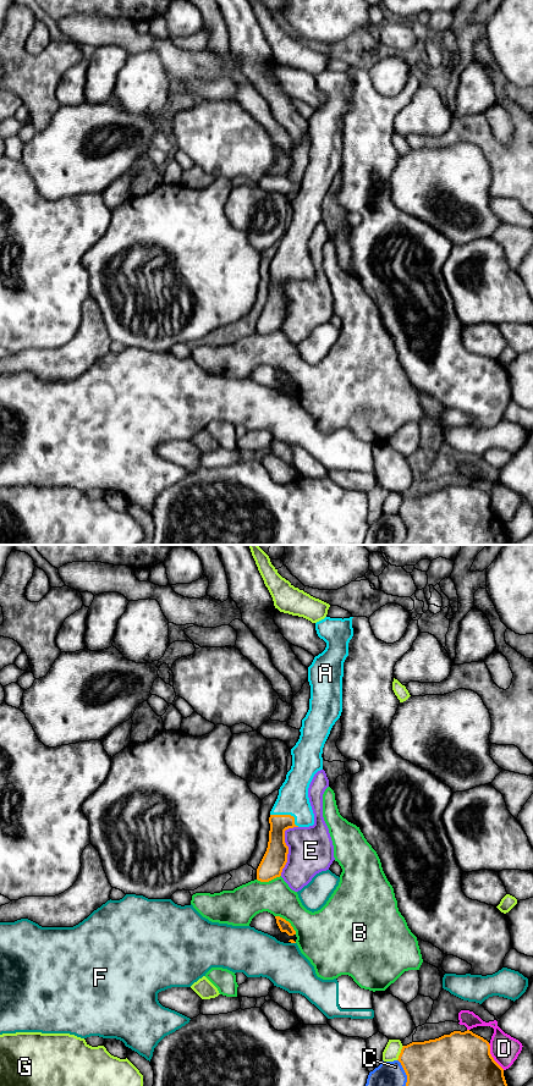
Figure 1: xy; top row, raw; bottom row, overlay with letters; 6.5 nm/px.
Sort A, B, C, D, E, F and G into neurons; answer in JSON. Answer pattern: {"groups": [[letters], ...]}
{"groups": [["A"], ["B"], ["C"], ["D"], ["E"], ["F"], ["G"]]}

